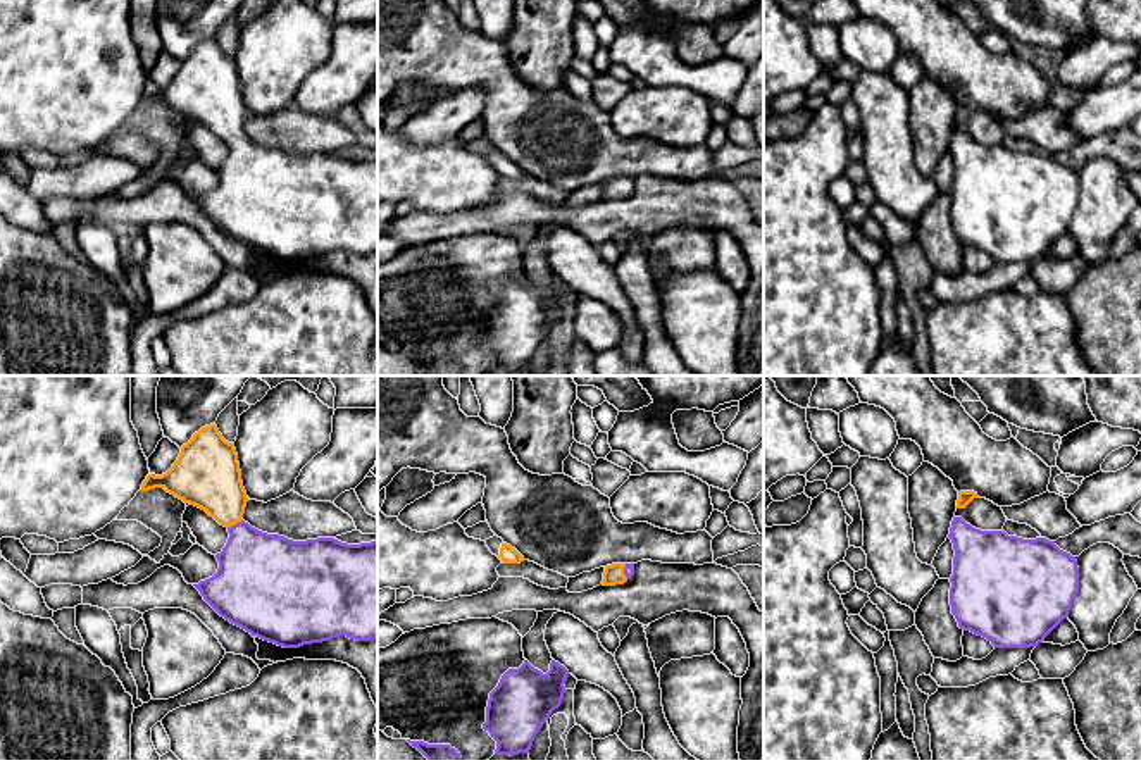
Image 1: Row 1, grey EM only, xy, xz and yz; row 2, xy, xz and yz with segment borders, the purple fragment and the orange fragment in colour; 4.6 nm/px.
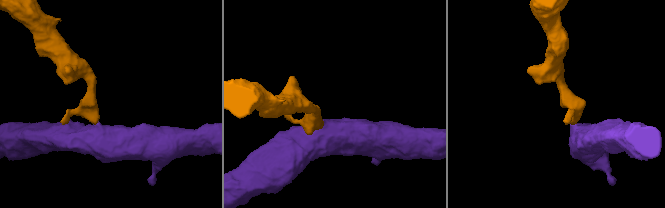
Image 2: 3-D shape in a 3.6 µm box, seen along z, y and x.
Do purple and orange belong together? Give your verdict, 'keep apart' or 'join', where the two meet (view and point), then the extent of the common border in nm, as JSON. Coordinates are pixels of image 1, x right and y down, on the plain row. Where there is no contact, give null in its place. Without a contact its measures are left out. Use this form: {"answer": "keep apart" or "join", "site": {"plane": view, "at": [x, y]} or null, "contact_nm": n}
{"answer": "join", "site": {"plane": "xy", "at": [235, 138]}, "contact_nm": 80}

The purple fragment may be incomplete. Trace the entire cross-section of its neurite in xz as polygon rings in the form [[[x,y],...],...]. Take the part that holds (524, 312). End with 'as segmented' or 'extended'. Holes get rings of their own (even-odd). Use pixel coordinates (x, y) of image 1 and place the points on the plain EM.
[[[527,274],[519,283],[508,283],[498,300],[489,307],[486,336],[483,343],[496,355],[495,369],[529,367],[533,355],[552,326],[562,319],[569,284],[552,274],[550,284],[543,288]]]; as segmented

